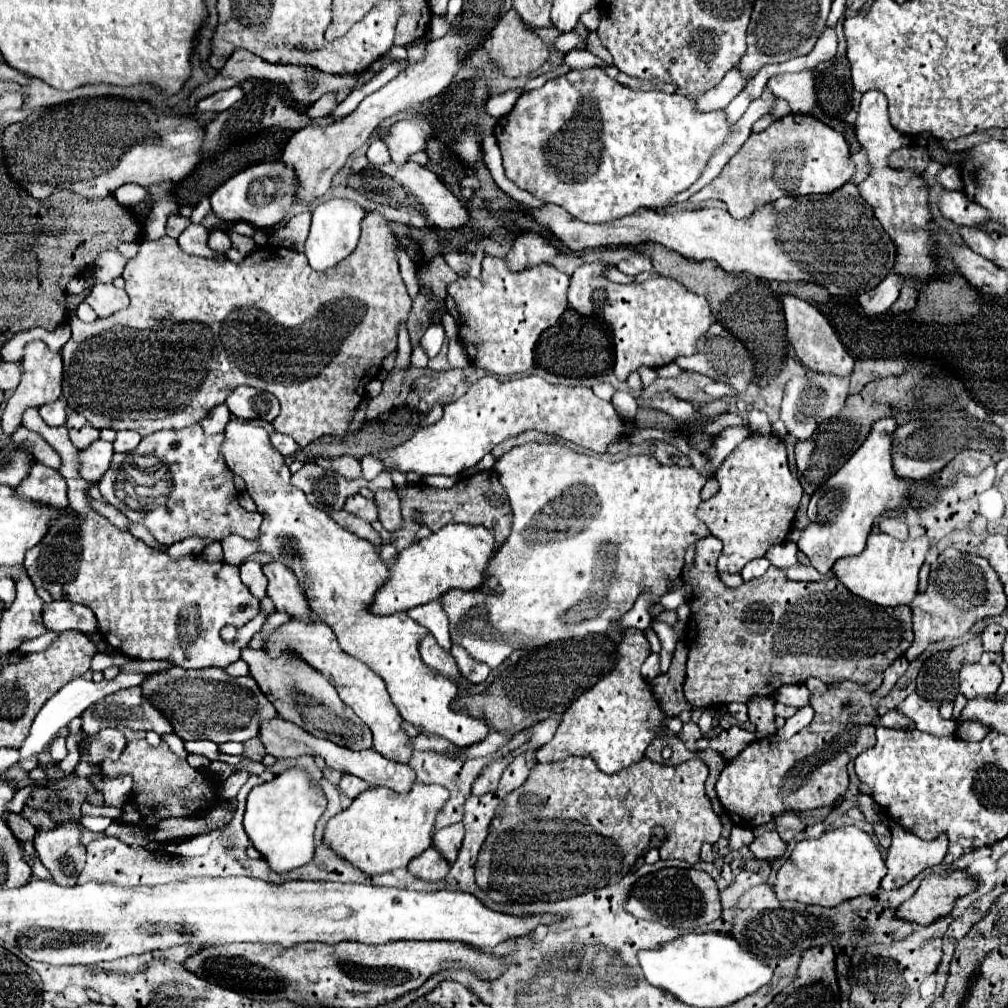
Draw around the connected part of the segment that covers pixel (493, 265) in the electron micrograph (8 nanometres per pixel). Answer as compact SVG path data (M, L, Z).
M486 255L482 261L482 277L472 279L472 277L460 277L456 283L448 287L448 295L454 299L458 313L460 313L460 323L458 323L458 337L462 341L462 347L470 359L470 363L478 369L490 371L494 375L514 375L514 373L524 373L534 367L534 347L540 337L540 333L562 317L562 313L568 309L568 291L570 277L562 271L558 271L552 265L538 265L538 267L528 267L526 271L510 271L508 263L504 257L490 257Z

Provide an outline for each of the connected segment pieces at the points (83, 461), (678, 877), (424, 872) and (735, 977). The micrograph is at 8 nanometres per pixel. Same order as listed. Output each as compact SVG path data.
M96 439L96 443L90 443L90 447L80 451L80 475L88 483L96 483L104 471L110 467L110 459L114 455L112 443L104 439Z
M660 869L652 875L642 877L626 903L626 909L640 919L658 921L666 927L682 927L682 929L698 929L700 925L708 925L722 915L720 891L716 881L696 869Z
M430 847L408 863L408 871L424 881L440 881L450 871L450 865L442 853L438 853L434 847Z
M688 933L660 949L638 951L638 959L650 985L672 993L682 1003L694 1007L732 1005L770 983L774 975L766 963L754 959L754 955L728 933Z

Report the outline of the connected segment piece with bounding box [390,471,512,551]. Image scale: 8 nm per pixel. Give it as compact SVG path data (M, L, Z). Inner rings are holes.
M482 471L482 473L476 473L476 475L468 477L468 479L458 481L458 483L456 483L454 487L450 487L450 489L436 489L436 487L430 487L430 485L426 485L426 483L414 483L414 485L412 485L412 483L408 483L406 487L398 489L398 495L400 495L400 503L402 503L402 519L404 519L404 527L400 527L398 531L390 533L390 543L396 547L396 551L402 551L402 549L410 547L410 545L400 545L400 541L408 541L408 543L412 543L412 541L414 541L416 531L420 529L420 523L428 525L432 531L438 531L438 529L442 529L442 527L444 527L444 525L448 525L448 523L484 525L486 529L494 531L494 535L496 535L496 539L498 539L498 543L500 543L500 545L502 545L502 543L508 539L508 535L510 535L512 511L510 511L508 495L506 495L506 491L502 489L502 485L500 485L500 481L498 481L498 473L496 473L496 471ZM416 511L422 511L422 521L420 521L420 523L418 523L418 521L412 521L412 515L414 515Z

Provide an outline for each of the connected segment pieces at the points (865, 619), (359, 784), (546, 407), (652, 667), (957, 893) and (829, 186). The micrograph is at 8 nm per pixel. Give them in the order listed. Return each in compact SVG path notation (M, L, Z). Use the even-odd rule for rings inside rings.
M706 537L706 539L700 539L696 543L696 555L694 555L694 561L690 567L684 567L682 569L682 577L686 577L690 581L690 587L692 587L692 595L688 599L688 605L690 605L690 619L688 619L688 629L686 629L686 635L684 635L684 643L688 647L688 663L686 663L686 679L684 679L684 697L690 705L696 705L696 707L718 707L718 705L728 705L732 701L738 701L738 703L748 703L750 699L754 697L772 697L776 695L776 691L782 687L782 685L788 685L788 683L804 683L808 677L818 677L820 681L824 683L840 683L840 681L854 681L858 685L862 685L864 691L876 691L880 685L882 685L882 673L884 669L898 657L902 657L906 653L906 649L912 645L912 611L908 605L898 605L898 607L880 607L880 605L874 605L870 601L864 601L860 597L854 595L852 599L852 593L836 579L824 579L824 581L790 581L778 567L770 567L762 577L754 579L754 581L748 581L748 583L742 583L738 589L730 589L726 587L720 577L718 577L718 571L716 571L716 561L718 561L718 555L722 551L722 543L716 539L716 537Z
M348 773L342 777L342 781L338 783L338 787L340 787L340 791L344 791L350 799L356 799L360 793L364 793L366 789L370 789L370 785L368 785L366 781L362 781L362 779L354 777L354 775L348 775Z
M488 375L478 379L460 399L444 405L444 415L438 423L418 429L412 439L396 449L378 453L378 457L386 463L386 469L396 467L402 473L458 475L460 471L474 467L502 441L532 429L558 435L594 453L606 453L616 437L626 435L624 419L614 405L596 397L590 387L552 385L538 375L510 381L498 381Z
M650 655L650 657L644 661L644 665L642 665L642 677L644 677L646 681L652 681L658 673L660 673L660 669L658 669L658 655Z
M966 871L928 875L918 891L898 907L896 917L918 925L930 925L936 919L950 915L956 899L972 893L976 887L976 877L968 875Z
M786 115L776 119L762 133L752 133L734 155L720 175L694 193L688 201L700 203L718 199L728 205L734 219L748 219L752 211L778 199L778 193L786 195L820 195L840 189L852 179L856 165L850 159L848 143L842 133L814 119L812 115Z

